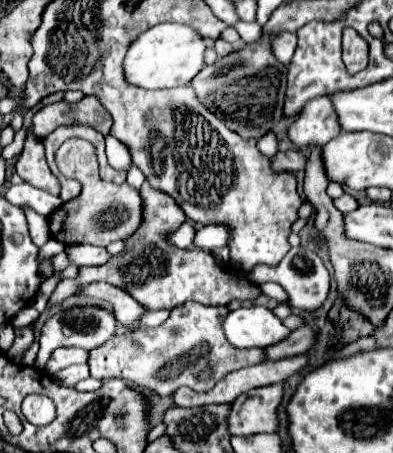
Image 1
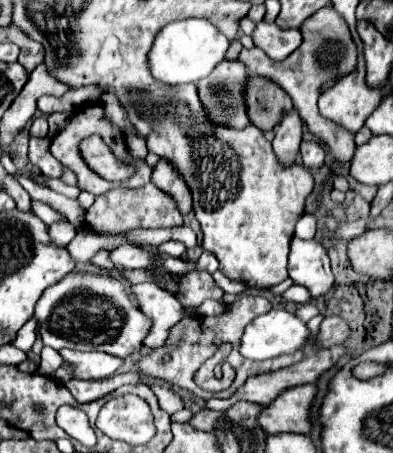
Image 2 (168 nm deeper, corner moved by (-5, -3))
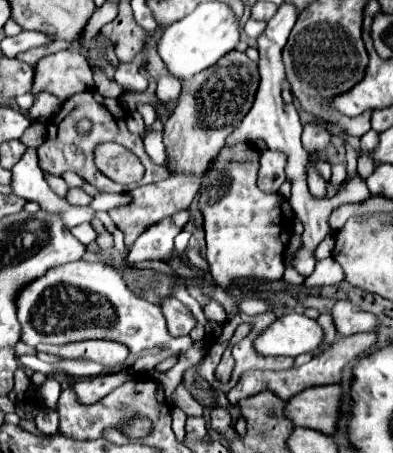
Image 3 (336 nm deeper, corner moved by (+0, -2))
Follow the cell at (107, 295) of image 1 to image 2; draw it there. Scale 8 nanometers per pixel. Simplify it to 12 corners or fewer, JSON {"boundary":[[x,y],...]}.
{"boundary":[[153,282],[133,286],[153,318],[149,348],[165,346],[171,328],[187,318],[175,294]]}

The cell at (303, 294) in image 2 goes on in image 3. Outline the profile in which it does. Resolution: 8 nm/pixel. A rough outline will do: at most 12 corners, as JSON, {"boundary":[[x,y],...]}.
{"boundary":[[332,259],[316,263],[304,287],[336,285],[344,279],[342,267]]}

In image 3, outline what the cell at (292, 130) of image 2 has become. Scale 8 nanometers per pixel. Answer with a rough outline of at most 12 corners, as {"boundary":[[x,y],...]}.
{"boundary":[[266,149],[258,187],[278,191],[286,181],[286,155]]}

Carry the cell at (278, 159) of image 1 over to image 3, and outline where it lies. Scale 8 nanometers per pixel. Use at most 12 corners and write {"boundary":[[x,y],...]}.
{"boundary":[[304,125],[302,145],[322,153],[330,143],[330,133],[322,125]]}

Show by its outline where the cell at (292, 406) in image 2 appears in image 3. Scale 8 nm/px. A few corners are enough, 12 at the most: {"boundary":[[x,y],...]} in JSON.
{"boundary":[[340,385],[308,387],[288,399],[294,427],[332,435]]}

